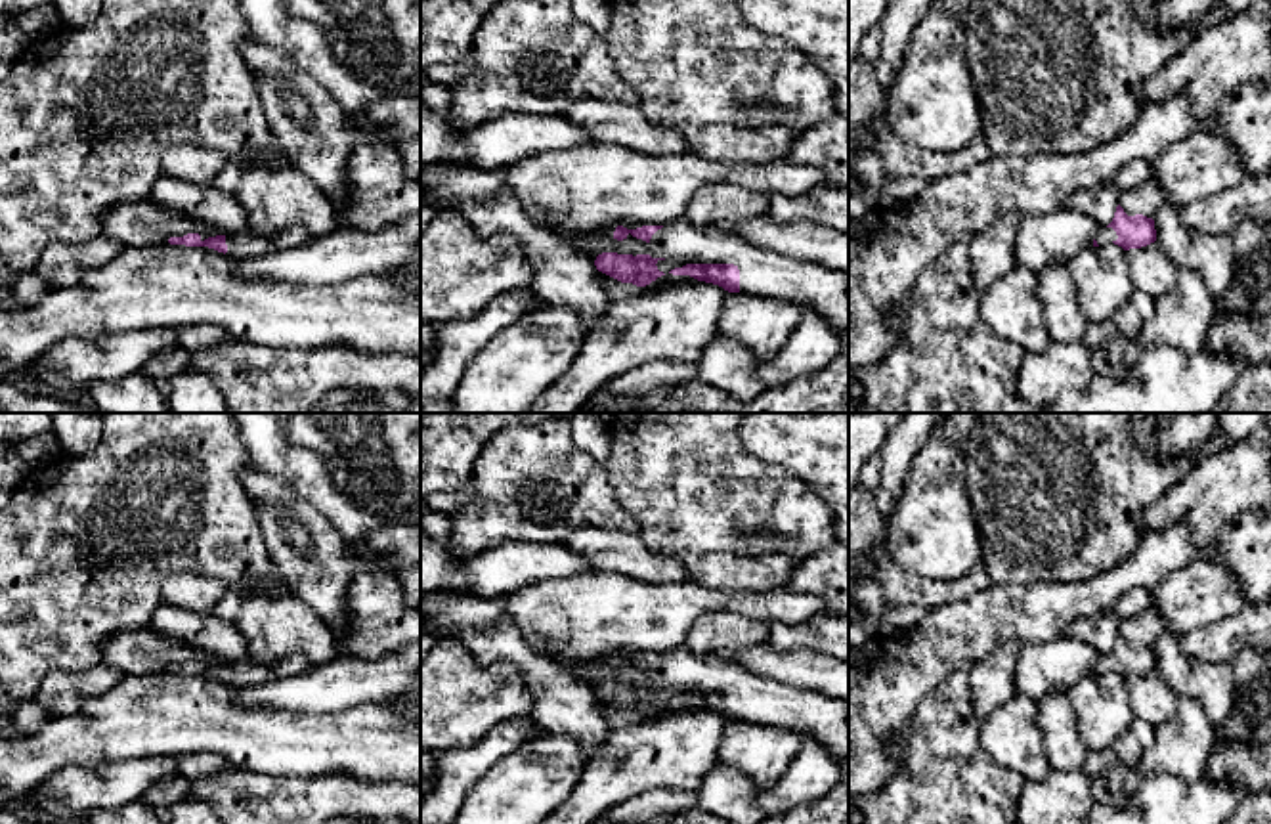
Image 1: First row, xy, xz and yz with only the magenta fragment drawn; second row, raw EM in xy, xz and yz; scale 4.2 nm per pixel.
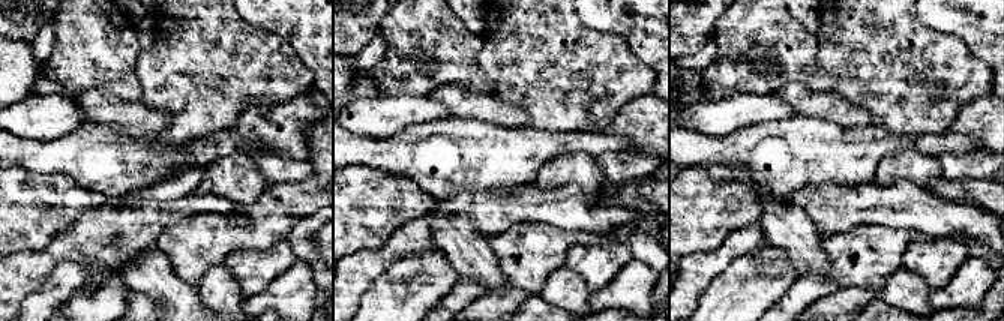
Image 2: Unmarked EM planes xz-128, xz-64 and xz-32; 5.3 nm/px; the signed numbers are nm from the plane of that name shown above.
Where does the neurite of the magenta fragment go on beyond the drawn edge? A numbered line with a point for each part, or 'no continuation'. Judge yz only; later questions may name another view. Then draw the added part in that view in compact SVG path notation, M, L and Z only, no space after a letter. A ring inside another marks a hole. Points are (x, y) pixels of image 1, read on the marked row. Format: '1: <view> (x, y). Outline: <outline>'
1: yz (1147, 197). Outline: M1147 180L1137 187L1120 193L1118 205L1128 216L1143 214L1153 218L1164 205L1166 195L1154 180Z
2: yz (1103, 236). Outline: M1099 228L1097 233L1095 233L1095 241L1097 241L1099 247L1112 243L1116 239L1118 239L1118 235L1112 228Z

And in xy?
1: xy (245, 243). Outline: M245 228L237 233L226 233L226 254L231 258L262 256L269 250L292 249L310 241L312 237L302 228L289 228L269 237L258 235L250 228Z

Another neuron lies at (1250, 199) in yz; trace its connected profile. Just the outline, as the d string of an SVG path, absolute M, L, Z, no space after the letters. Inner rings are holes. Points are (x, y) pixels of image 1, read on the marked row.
M1271 168L1181 208L1181 224L1206 235L1229 233L1240 220L1271 224Z

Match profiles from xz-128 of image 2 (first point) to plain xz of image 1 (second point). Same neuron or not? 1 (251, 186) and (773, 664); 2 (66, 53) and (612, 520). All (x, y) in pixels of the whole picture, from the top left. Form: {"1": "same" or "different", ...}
{"1": "different", "2": "same"}

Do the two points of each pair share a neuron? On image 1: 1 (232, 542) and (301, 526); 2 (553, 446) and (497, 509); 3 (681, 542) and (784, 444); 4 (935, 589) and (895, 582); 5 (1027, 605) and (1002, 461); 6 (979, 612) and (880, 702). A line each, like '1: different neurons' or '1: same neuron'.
1: different neurons
2: same neuron
3: different neurons
4: same neuron
5: different neurons
6: same neuron

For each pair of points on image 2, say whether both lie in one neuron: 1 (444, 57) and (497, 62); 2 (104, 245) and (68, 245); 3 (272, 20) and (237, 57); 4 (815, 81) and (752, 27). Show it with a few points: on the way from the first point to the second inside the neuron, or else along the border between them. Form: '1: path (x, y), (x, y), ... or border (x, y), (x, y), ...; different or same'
1: border (480, 36), (477, 68), (489, 83), (488, 90); different
2: path (95, 245), (77, 245); same
3: border (239, 15), (252, 26), (278, 33), (293, 48); different
4: path (799, 71), (799, 65), (778, 42), (770, 41); same

